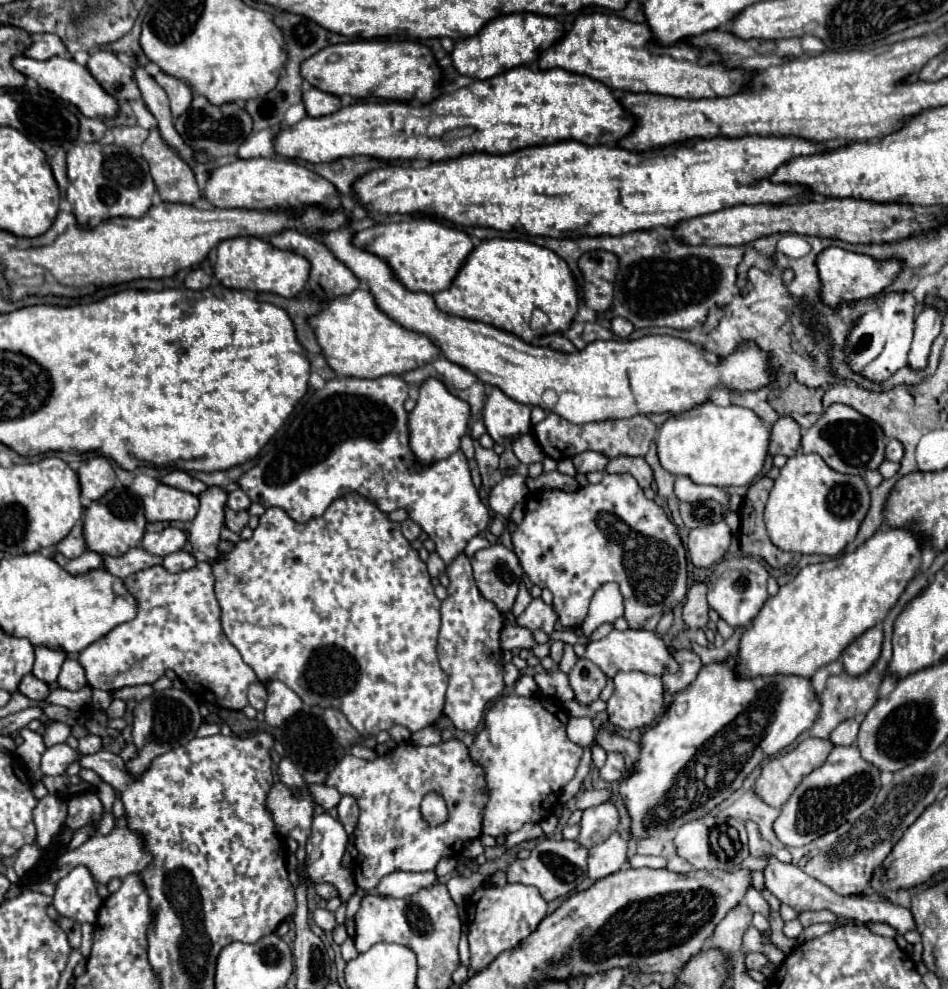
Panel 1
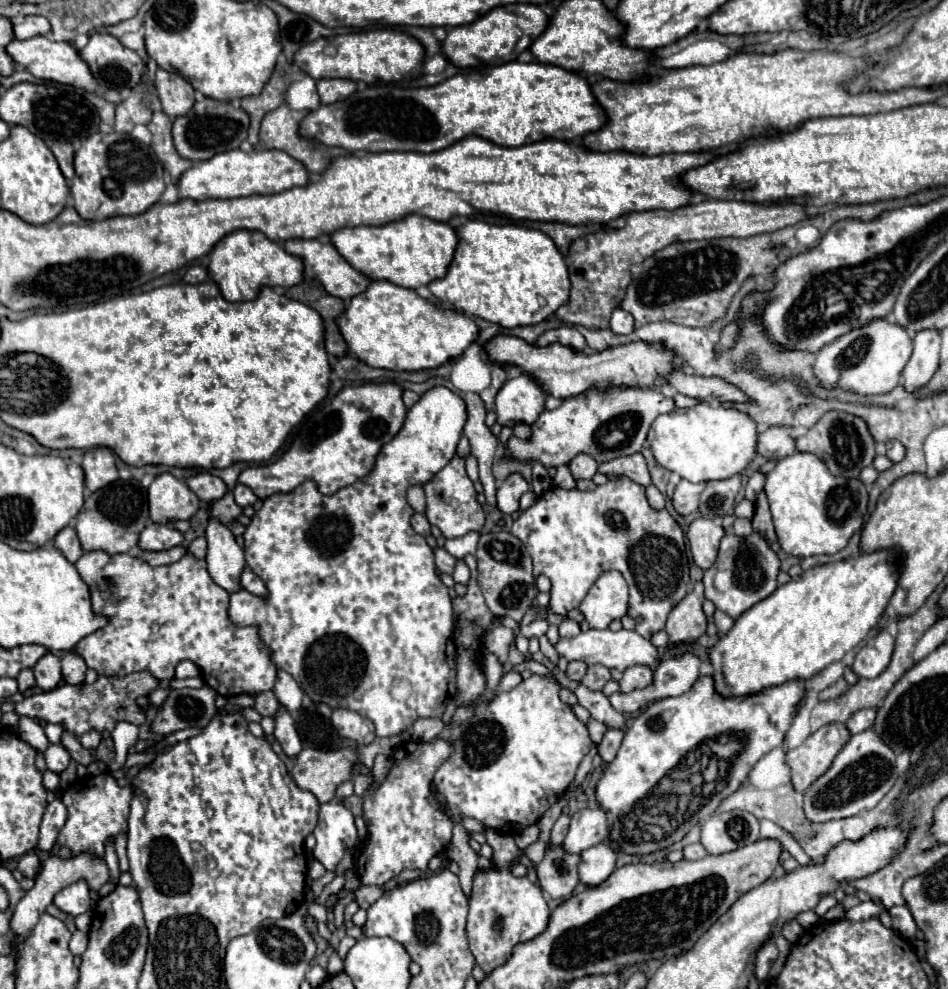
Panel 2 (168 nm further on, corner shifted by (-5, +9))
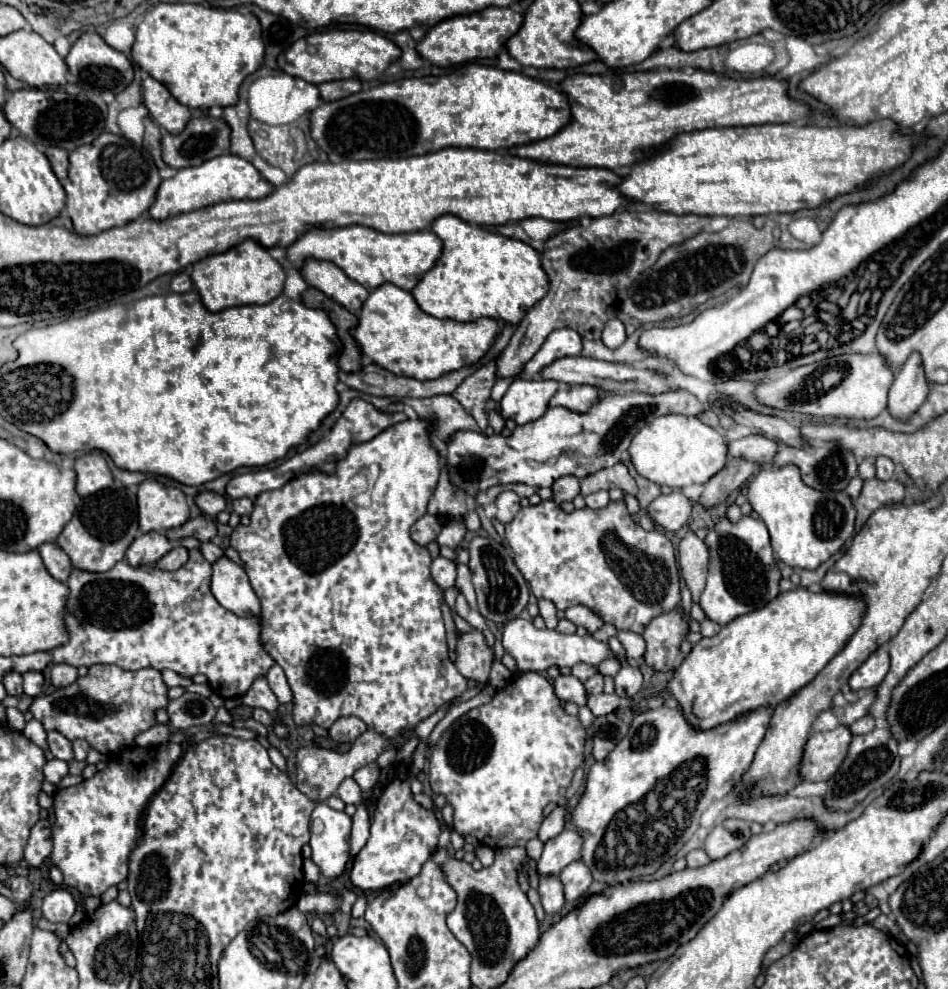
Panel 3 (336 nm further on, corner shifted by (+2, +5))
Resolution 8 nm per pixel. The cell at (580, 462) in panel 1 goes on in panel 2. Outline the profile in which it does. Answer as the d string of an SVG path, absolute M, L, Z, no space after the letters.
M580 454L580 456L576 456L576 460L572 460L572 464L568 464L568 468L570 468L574 480L580 480L580 478L588 478L590 480L596 474L598 464L590 456Z

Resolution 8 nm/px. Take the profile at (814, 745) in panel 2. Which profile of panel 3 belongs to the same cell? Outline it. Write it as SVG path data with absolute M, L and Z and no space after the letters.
M837 726L829 732L813 732L805 742L801 778L807 782L821 782L831 778L841 766L851 738L853 734L847 726Z

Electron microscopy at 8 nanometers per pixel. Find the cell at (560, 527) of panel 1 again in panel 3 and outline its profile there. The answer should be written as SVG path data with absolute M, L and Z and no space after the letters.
M541 500L537 506L527 506L527 508L521 508L521 512L517 512L517 516L505 526L505 536L507 536L507 542L509 542L509 548L513 550L515 554L515 564L517 568L521 570L521 574L525 576L525 580L529 582L531 586L531 592L537 596L537 598L547 598L551 600L559 610L565 610L569 606L575 606L575 604L585 604L593 610L599 610L603 614L603 620L607 624L613 624L617 630L631 630L631 632L637 632L641 634L645 630L645 626L651 622L651 618L663 614L663 612L669 612L673 608L679 606L681 602L681 592L679 592L679 572L677 572L677 562L675 562L675 550L673 550L673 544L671 540L665 536L665 532L661 530L643 530L637 522L633 522L631 514L627 512L627 506L625 506L625 500L611 500L605 508L601 510L593 510L593 508L575 508L571 514L563 512L553 500Z

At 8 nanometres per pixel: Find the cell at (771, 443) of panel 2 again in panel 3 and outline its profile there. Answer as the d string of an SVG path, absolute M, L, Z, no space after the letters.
M747 436L729 444L729 456L753 460L757 464L771 464L777 454L777 442L765 436Z

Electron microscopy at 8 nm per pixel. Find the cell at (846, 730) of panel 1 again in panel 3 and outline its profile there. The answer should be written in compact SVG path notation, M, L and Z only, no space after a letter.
M863 716L863 718L859 718L857 722L853 722L853 724L849 726L851 734L867 734L867 732L871 732L873 728L875 728L875 718L873 718L873 716Z

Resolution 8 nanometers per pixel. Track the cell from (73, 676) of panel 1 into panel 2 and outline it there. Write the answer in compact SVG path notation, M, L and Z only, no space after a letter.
M68 652L62 658L62 676L68 684L82 684L84 682L84 672L86 672L86 664L80 656L76 656L74 652Z

